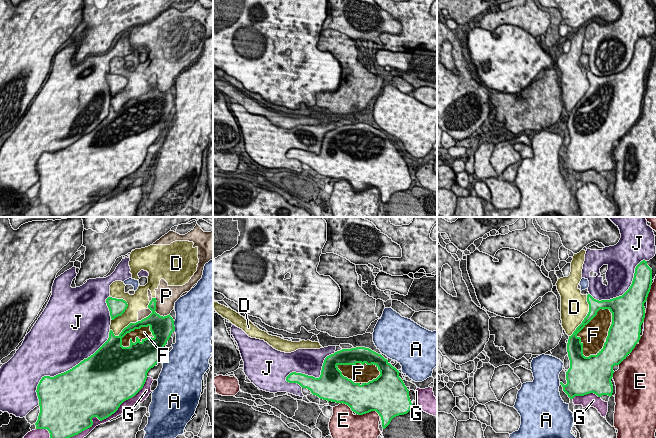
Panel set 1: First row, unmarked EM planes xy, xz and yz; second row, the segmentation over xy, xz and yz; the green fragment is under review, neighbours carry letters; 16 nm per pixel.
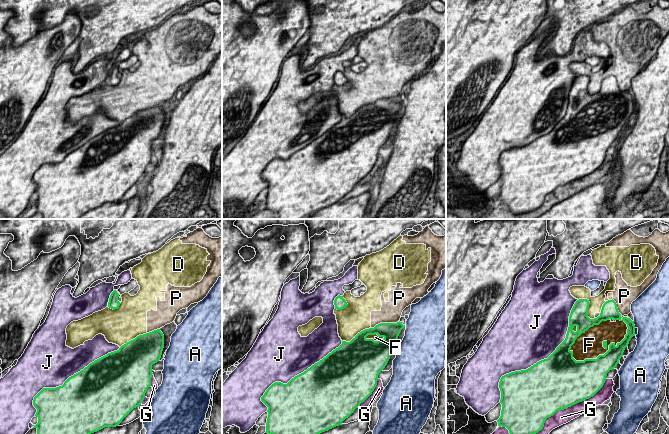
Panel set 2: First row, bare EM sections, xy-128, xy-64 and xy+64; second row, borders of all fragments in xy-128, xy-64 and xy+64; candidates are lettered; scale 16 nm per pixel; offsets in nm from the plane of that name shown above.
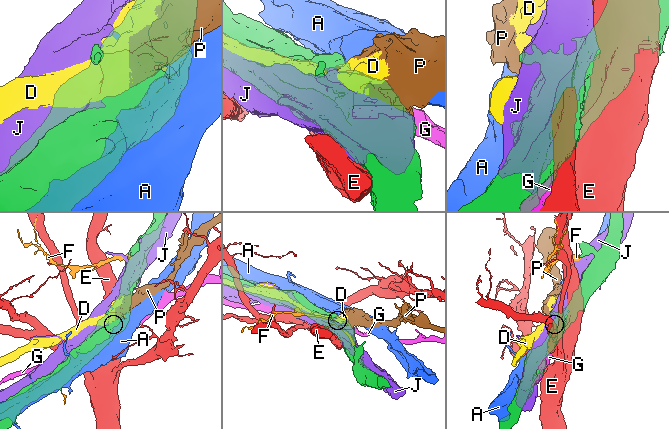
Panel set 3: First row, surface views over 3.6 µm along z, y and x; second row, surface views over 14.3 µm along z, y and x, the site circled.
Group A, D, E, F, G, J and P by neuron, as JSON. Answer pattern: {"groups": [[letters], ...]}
{"groups": [["A"], ["D", "P"], ["E"], ["F"], ["G"], ["J"]]}

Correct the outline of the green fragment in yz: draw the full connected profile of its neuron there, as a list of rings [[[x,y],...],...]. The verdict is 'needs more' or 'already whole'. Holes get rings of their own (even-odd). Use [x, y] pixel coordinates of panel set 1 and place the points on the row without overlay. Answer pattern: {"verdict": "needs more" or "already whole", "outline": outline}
{"verdict": "needs more", "outline": [[[641,37],[635,44],[634,54],[629,65],[622,71],[610,76],[596,76],[590,70],[587,71],[589,88],[582,99],[576,104],[567,119],[567,128],[570,136],[570,144],[566,148],[567,160],[560,160],[563,167],[570,175],[575,172],[584,172],[590,169],[598,173],[602,171],[612,172],[613,143],[619,141],[632,128],[641,112],[641,101],[645,94],[644,79],[647,77],[648,70],[652,61],[652,45],[647,41],[647,37]]]}

